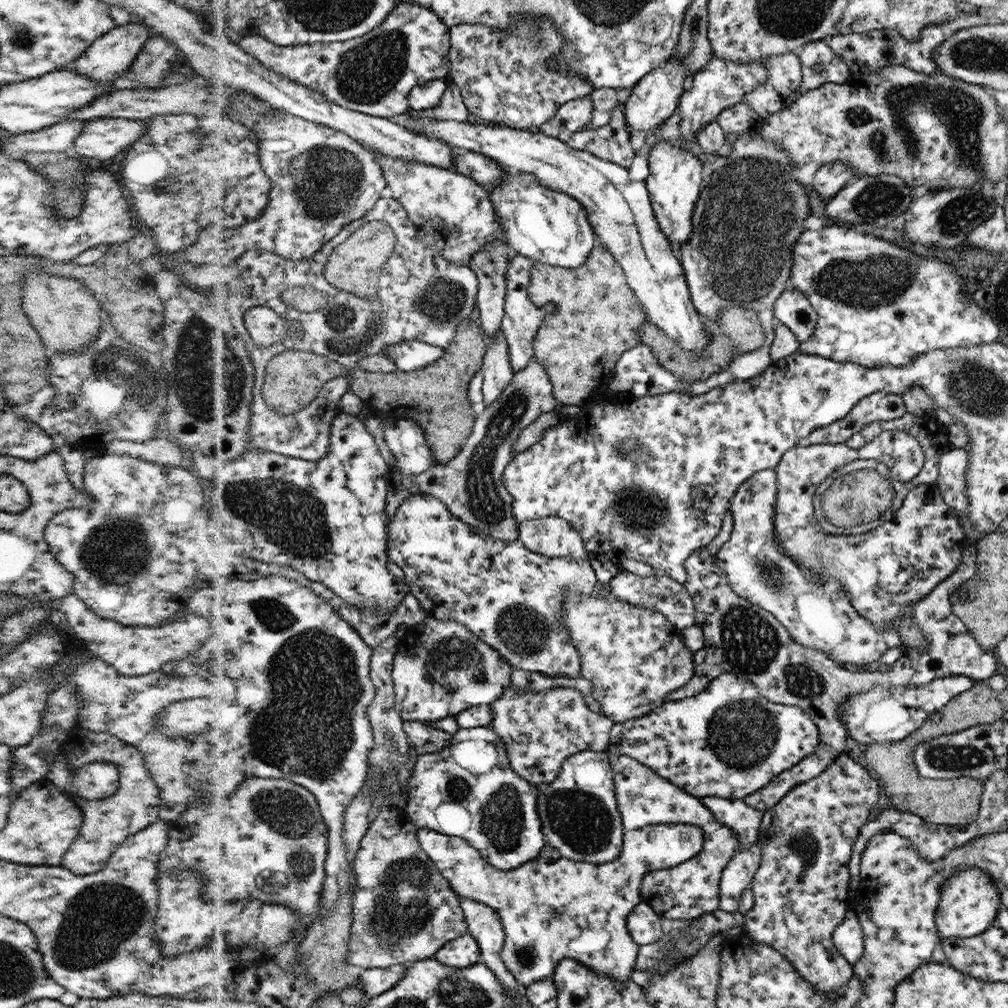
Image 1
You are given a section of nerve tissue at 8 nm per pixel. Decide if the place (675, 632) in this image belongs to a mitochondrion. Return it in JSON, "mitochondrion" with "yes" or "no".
{"mitochondrion":"no"}

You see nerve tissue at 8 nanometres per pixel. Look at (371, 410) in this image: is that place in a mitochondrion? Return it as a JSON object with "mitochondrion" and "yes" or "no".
{"mitochondrion":"no"}

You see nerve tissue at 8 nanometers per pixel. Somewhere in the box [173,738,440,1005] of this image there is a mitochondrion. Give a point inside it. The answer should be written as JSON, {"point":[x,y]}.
{"point":[402,905]}

